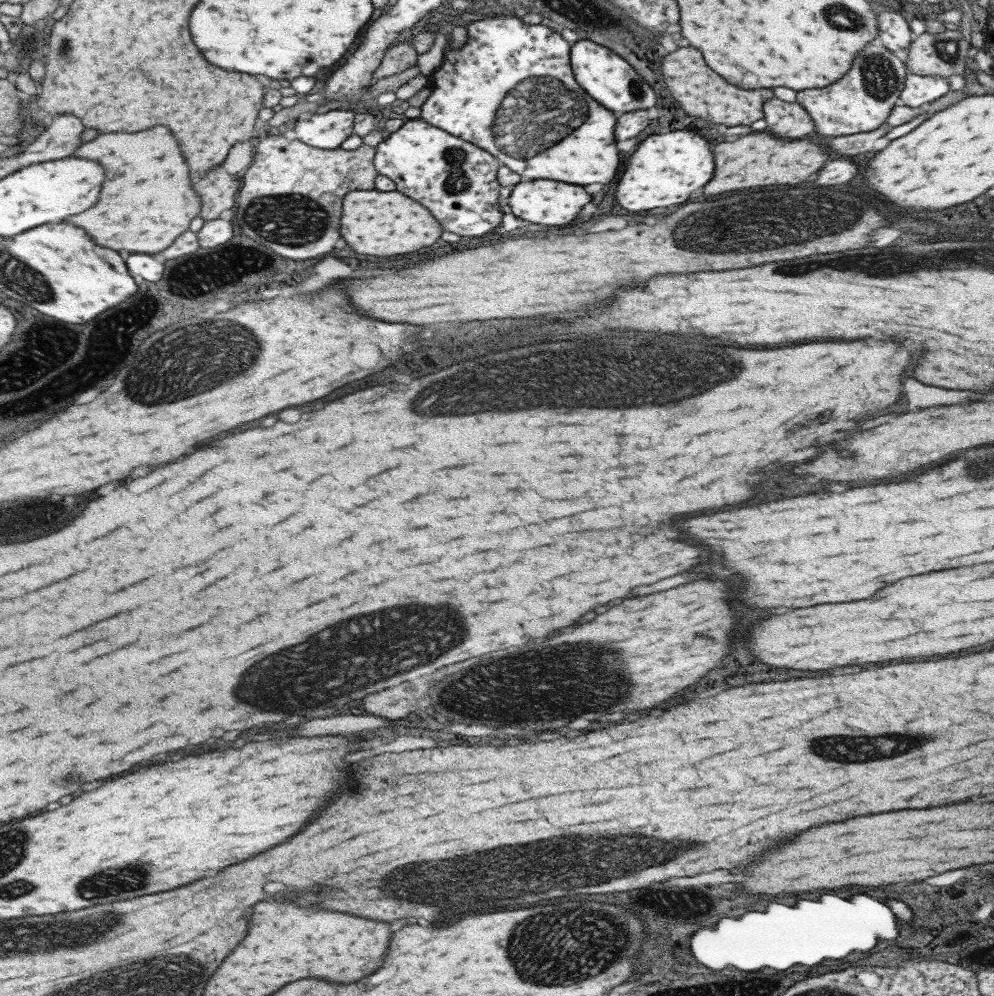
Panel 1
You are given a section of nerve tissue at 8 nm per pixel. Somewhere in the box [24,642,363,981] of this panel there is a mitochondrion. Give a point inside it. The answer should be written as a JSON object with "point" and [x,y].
{"point":[126,879]}

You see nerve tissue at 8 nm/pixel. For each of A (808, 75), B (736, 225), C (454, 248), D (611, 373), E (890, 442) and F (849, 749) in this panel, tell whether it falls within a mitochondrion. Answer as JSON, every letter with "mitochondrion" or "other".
{"A":"other","B":"mitochondrion","C":"other","D":"mitochondrion","E":"other","F":"mitochondrion"}

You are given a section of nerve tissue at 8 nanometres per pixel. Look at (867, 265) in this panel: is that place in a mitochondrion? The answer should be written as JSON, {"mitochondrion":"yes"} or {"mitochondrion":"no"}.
{"mitochondrion":"yes"}

